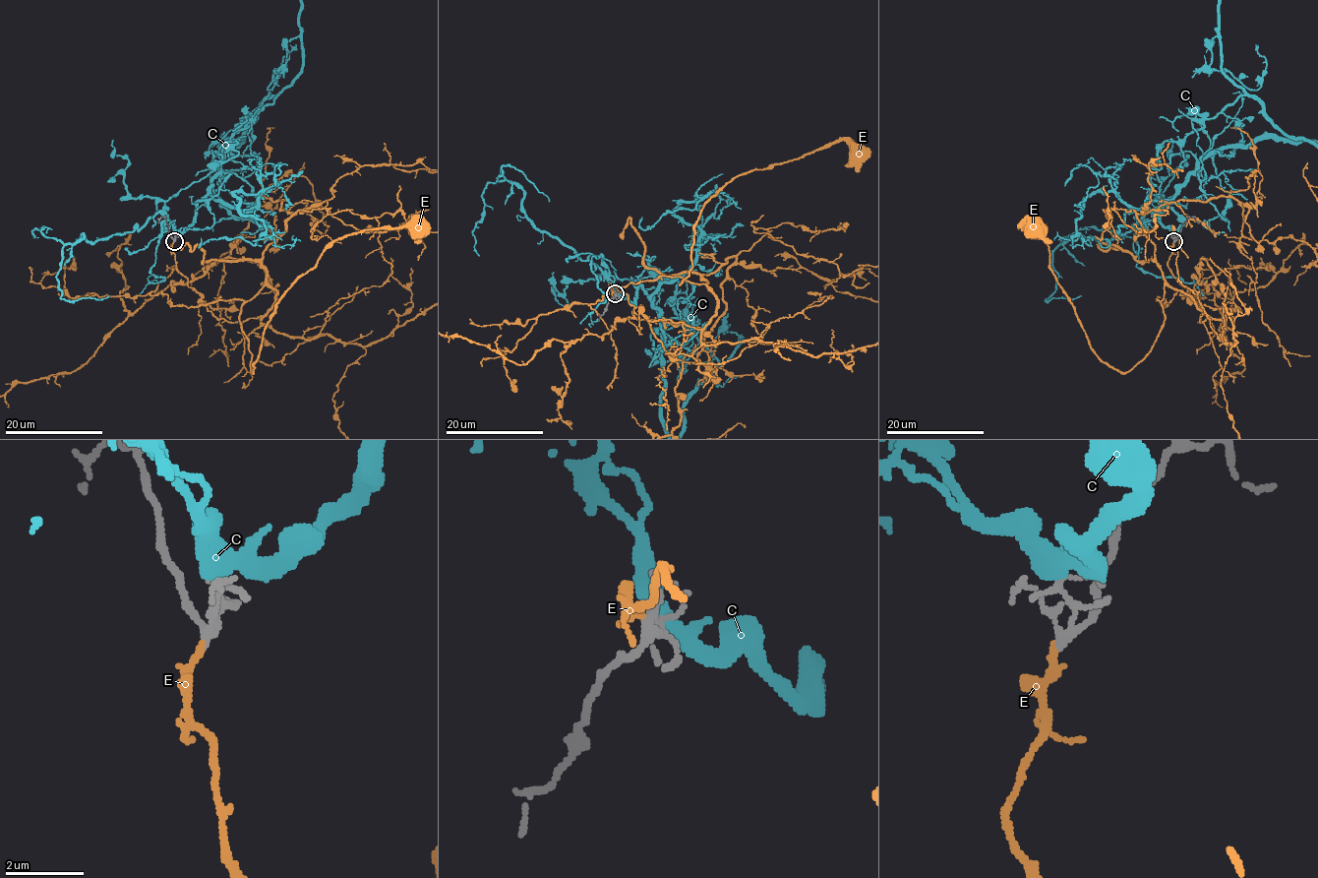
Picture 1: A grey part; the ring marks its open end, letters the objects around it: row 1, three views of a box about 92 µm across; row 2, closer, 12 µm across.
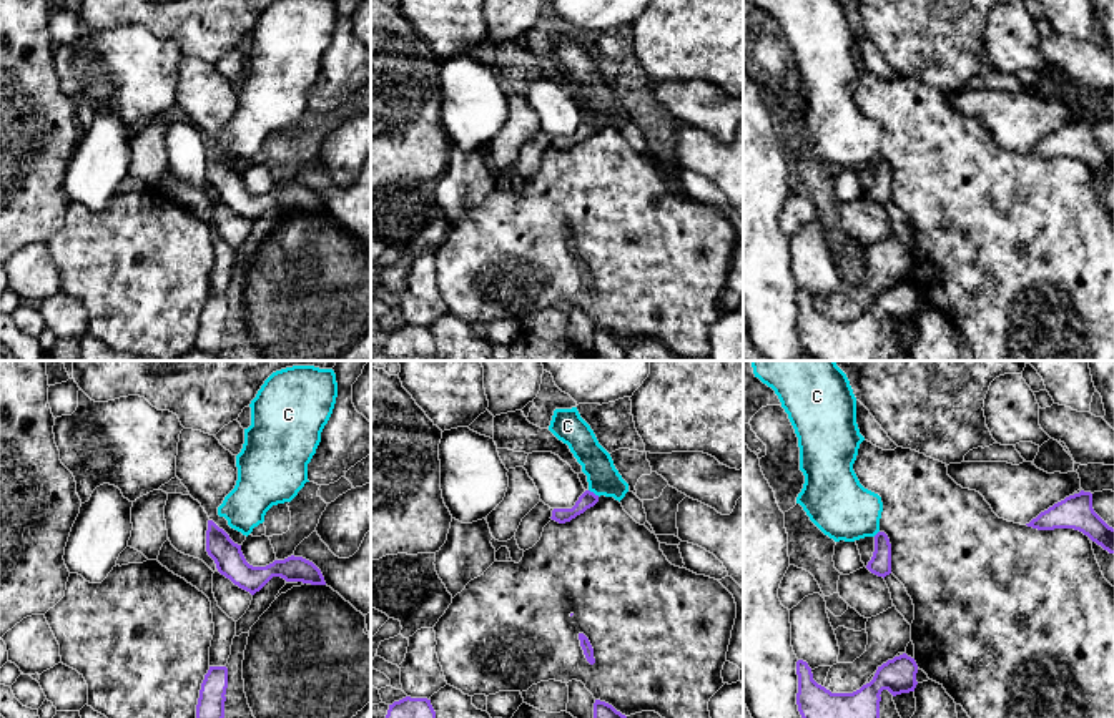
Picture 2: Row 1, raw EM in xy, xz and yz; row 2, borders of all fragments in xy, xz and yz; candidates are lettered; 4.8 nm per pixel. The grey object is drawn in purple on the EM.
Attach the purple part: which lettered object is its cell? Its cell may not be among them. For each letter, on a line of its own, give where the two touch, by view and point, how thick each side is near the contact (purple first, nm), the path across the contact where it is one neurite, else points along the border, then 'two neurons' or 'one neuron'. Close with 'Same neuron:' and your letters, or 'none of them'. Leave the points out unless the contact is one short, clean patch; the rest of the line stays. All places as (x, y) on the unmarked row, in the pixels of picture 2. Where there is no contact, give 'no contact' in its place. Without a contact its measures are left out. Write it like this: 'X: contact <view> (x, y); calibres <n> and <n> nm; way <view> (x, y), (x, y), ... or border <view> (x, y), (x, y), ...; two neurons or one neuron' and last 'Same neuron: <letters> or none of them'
C: contact xz (592, 120); calibres 80 and 160 nm; border xz (589, 117), (599, 123); two neurons
E: no contact; one neuron
Same neuron: E

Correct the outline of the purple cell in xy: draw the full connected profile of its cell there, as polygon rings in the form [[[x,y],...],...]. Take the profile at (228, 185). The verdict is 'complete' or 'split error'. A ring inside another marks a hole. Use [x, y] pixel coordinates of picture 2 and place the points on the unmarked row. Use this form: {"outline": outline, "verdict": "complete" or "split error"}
{"outline": [[[208,148],[206,180],[221,203],[251,223],[259,219],[273,204],[281,204],[286,209],[326,213],[321,198],[303,184],[291,183],[266,194],[249,193],[241,173],[234,171],[213,148]]], "verdict": "complete"}

